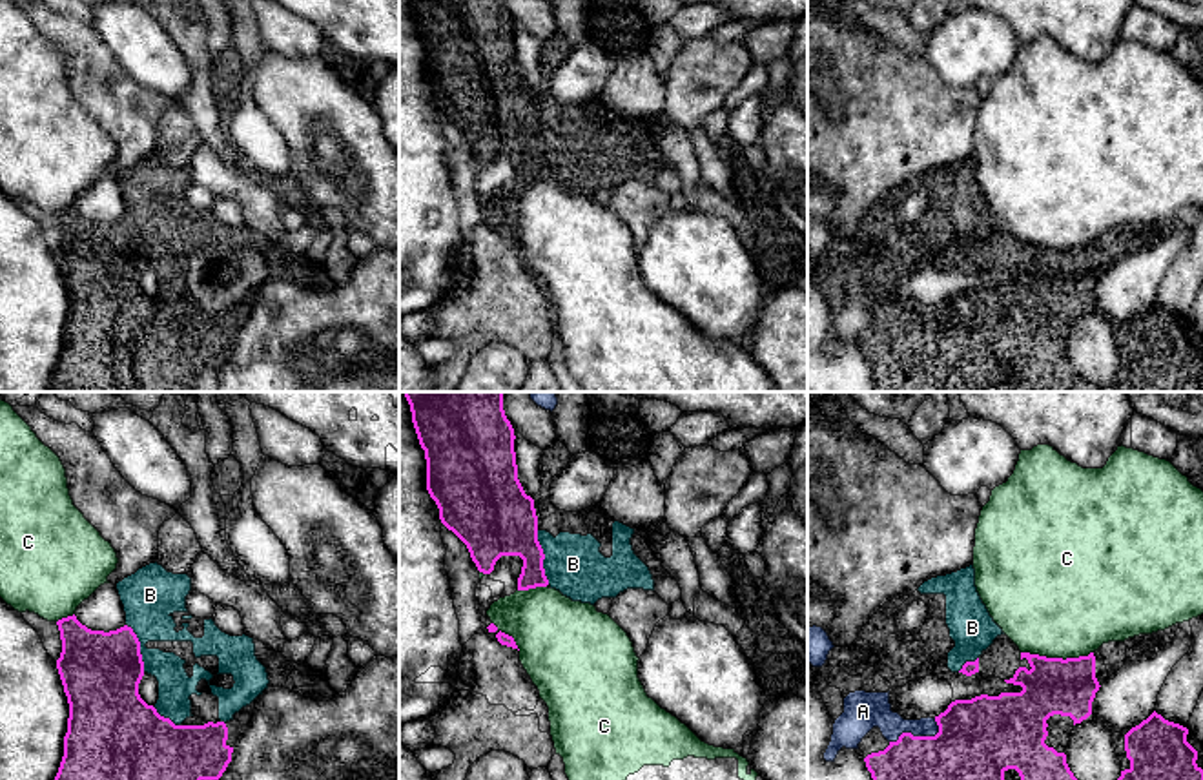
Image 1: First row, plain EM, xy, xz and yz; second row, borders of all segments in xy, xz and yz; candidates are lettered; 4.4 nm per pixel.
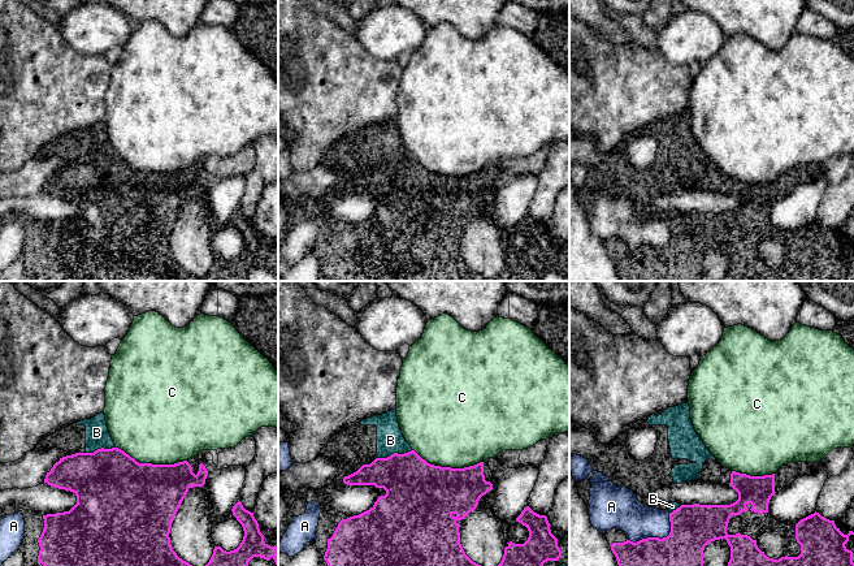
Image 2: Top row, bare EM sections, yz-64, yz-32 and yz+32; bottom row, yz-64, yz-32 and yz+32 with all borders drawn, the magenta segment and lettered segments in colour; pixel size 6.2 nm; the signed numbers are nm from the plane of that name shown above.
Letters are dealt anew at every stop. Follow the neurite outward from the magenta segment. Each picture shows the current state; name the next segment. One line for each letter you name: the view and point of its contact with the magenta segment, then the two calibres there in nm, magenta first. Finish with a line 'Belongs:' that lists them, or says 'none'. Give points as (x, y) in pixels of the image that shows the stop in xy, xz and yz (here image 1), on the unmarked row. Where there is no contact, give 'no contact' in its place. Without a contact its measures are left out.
B: contact xz (544, 150); calibres 300 and 260 nm
Belongs: B

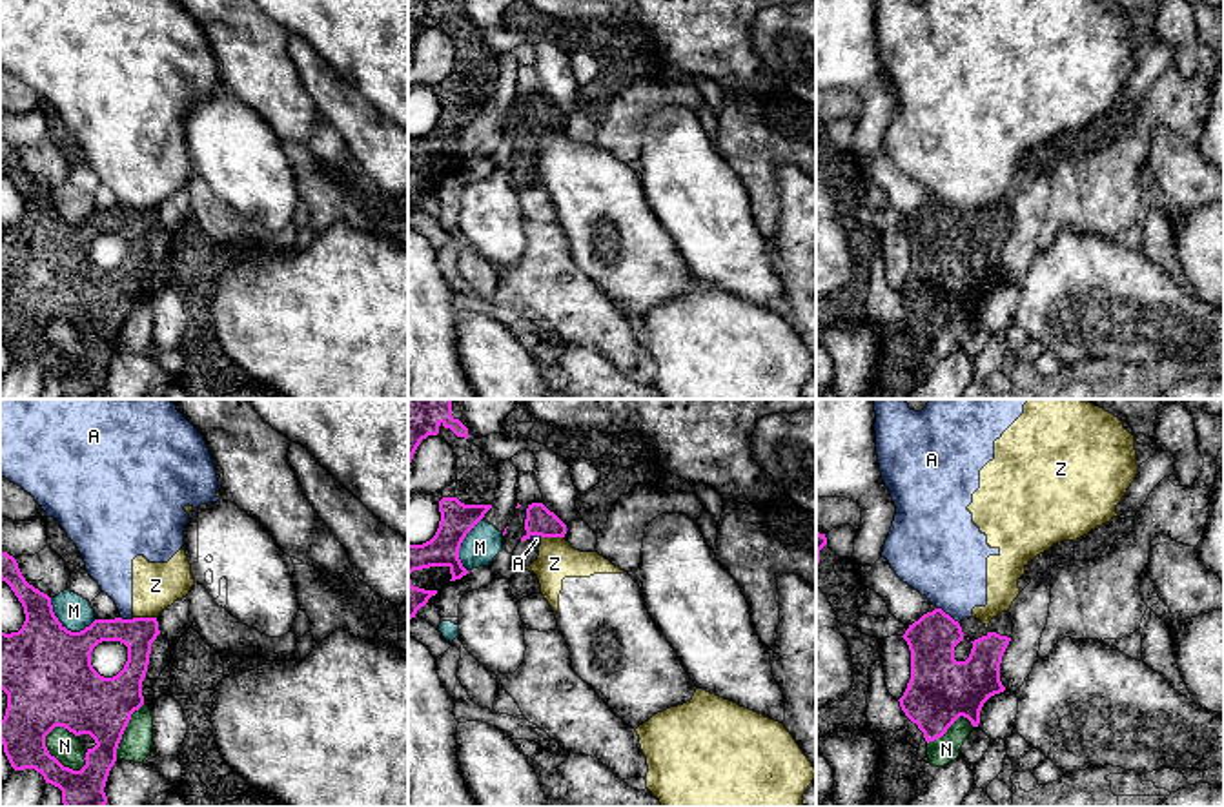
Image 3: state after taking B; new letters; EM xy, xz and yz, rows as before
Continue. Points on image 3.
Belongs: none

